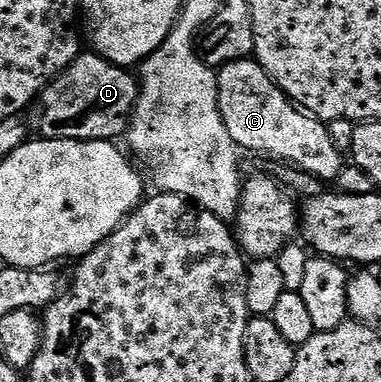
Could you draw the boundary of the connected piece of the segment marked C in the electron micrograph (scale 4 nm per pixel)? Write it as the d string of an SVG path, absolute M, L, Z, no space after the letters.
M253 58L237 60L217 69L218 105L224 130L239 149L283 160L318 180L337 181L344 167L343 149L332 142L329 127L318 117L293 104L278 83Z

